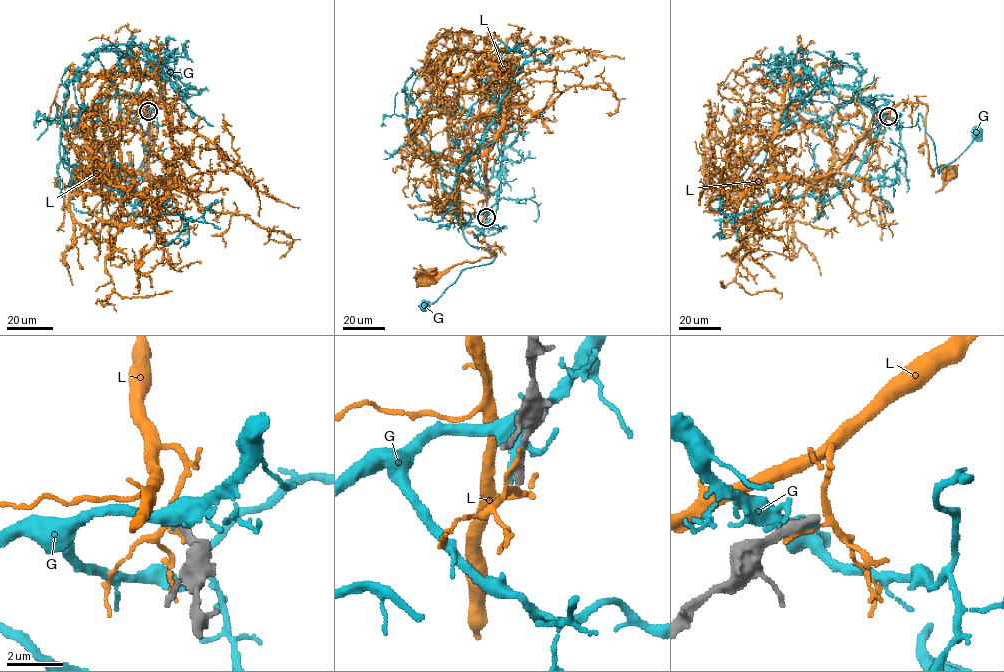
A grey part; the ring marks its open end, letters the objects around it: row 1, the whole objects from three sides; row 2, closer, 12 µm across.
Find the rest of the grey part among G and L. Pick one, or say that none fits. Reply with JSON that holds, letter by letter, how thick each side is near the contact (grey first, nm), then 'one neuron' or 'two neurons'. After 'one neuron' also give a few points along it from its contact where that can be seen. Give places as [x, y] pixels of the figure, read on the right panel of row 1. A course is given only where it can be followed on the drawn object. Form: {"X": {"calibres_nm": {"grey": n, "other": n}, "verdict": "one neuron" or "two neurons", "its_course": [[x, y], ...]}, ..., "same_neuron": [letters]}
{"G": {"calibres_nm": {"grey": 400, "other": 360}, "verdict": "two neurons"}, "L": {"calibres_nm": {"grey": 400, "other": 170}, "verdict": "two neurons"}, "same_neuron": []}

